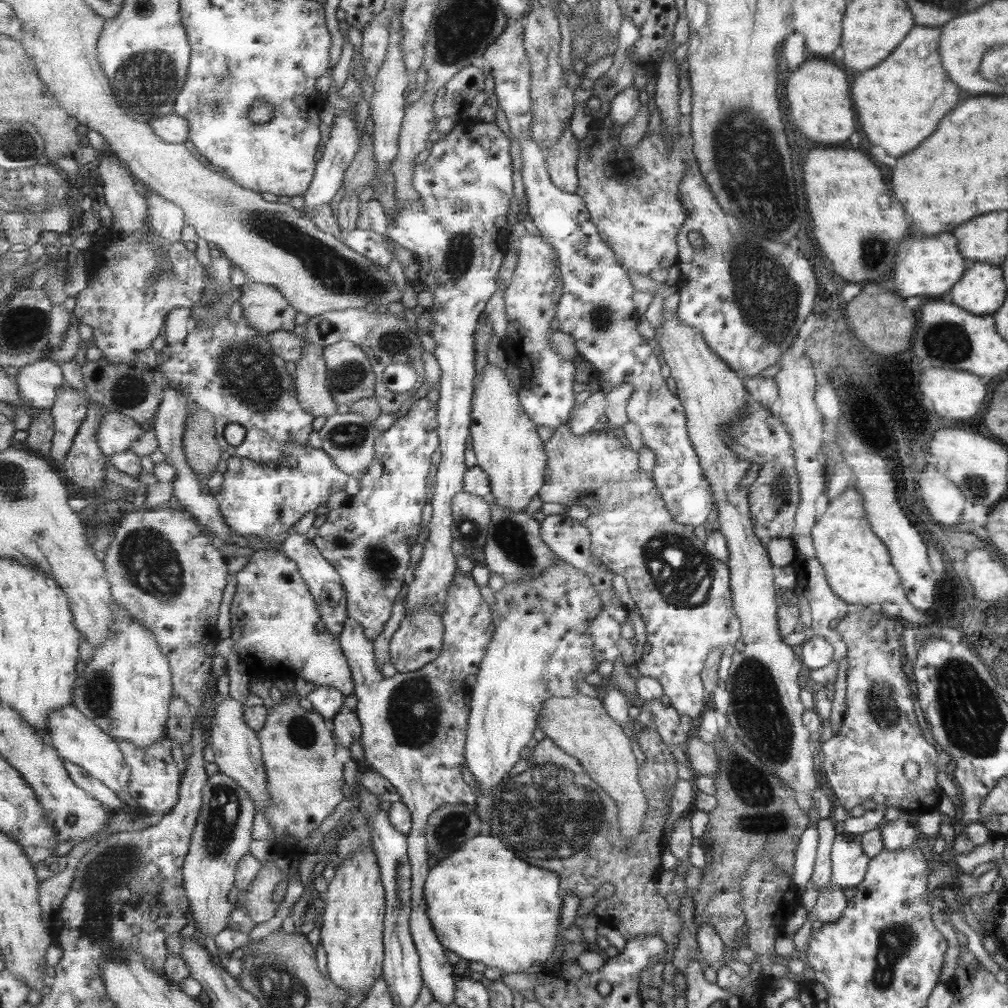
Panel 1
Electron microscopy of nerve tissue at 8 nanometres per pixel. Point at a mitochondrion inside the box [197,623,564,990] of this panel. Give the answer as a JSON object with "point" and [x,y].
{"point":[413,708]}

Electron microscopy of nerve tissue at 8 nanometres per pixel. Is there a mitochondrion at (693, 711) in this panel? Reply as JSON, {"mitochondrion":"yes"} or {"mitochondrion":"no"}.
{"mitochondrion":"no"}

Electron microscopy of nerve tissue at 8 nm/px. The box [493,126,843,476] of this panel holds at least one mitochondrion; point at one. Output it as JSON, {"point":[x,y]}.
{"point":[762,287]}

